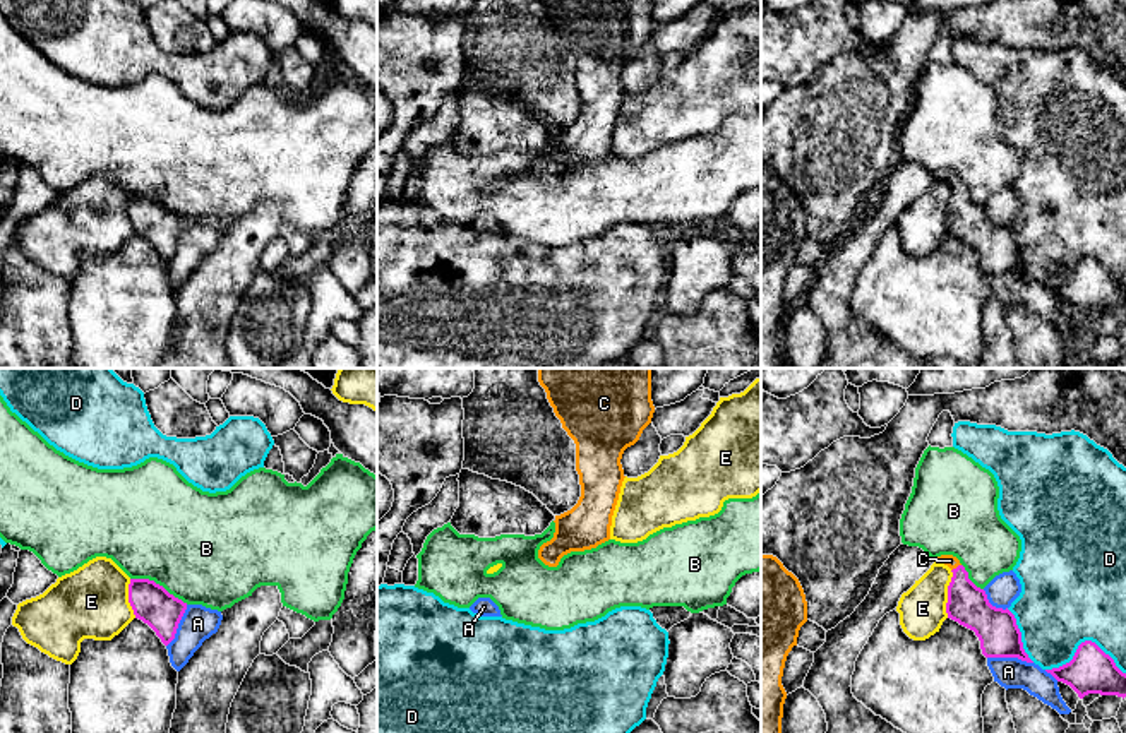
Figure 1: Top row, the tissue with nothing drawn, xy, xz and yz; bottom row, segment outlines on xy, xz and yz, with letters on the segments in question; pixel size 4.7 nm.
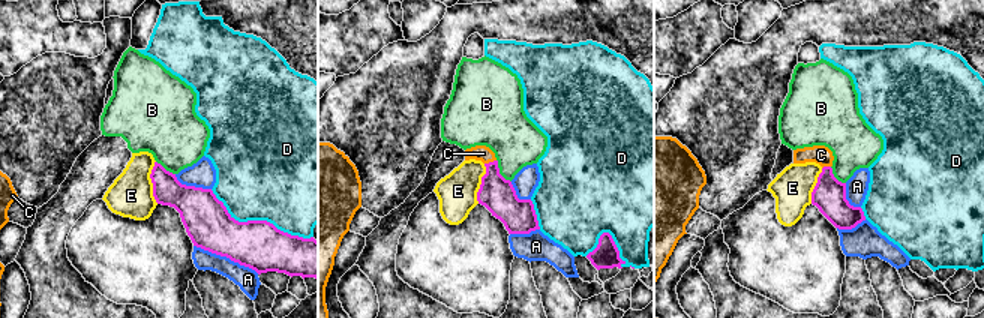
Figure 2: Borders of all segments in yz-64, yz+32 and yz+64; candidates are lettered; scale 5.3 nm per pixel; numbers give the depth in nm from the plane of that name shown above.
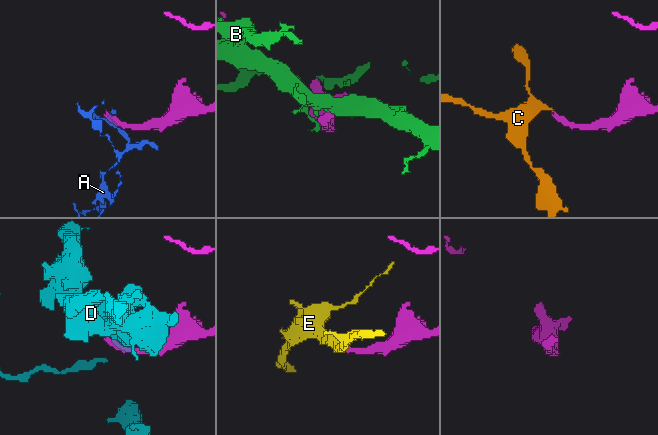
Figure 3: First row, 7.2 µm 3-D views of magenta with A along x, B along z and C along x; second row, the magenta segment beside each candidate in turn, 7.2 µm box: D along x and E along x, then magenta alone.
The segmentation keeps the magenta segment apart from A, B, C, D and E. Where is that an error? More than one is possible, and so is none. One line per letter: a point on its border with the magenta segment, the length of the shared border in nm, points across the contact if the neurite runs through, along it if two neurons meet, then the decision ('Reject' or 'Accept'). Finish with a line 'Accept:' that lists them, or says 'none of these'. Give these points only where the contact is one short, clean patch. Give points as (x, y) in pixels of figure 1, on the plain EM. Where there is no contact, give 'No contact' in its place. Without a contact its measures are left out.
A: Touches magenta at yz (1010, 273). Shared border 220 nm. Reject
B: Touches magenta at xy (158, 201). Shared border 300 nm. Reject
C: Touches magenta at yz (957, 184). Shared border 60 nm. Path across: yz (969, 221), (960, 204), (957, 184), (950, 177). Accept
D: Touches magenta at yz (1084, 259). Shared border 380 nm. Reject
E: Touches magenta at yz (948, 211). Shared border 220 nm. Reject
Accept: C

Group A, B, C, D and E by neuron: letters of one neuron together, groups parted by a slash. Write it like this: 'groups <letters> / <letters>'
groups A / B / C / D / E

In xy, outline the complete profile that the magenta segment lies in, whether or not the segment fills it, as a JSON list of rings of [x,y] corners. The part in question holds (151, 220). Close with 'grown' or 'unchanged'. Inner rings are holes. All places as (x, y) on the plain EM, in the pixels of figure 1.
[[[130,195],[129,219],[135,235],[147,240],[165,262],[175,255],[178,240],[187,226],[187,219],[149,195]]]; unchanged

